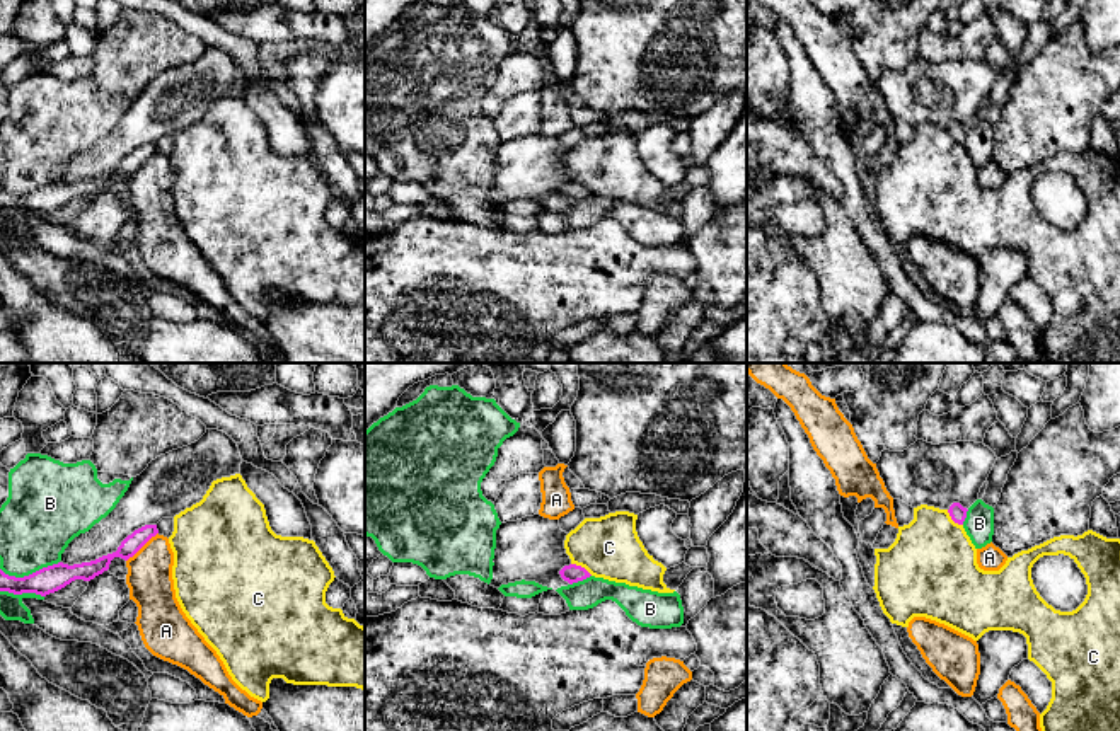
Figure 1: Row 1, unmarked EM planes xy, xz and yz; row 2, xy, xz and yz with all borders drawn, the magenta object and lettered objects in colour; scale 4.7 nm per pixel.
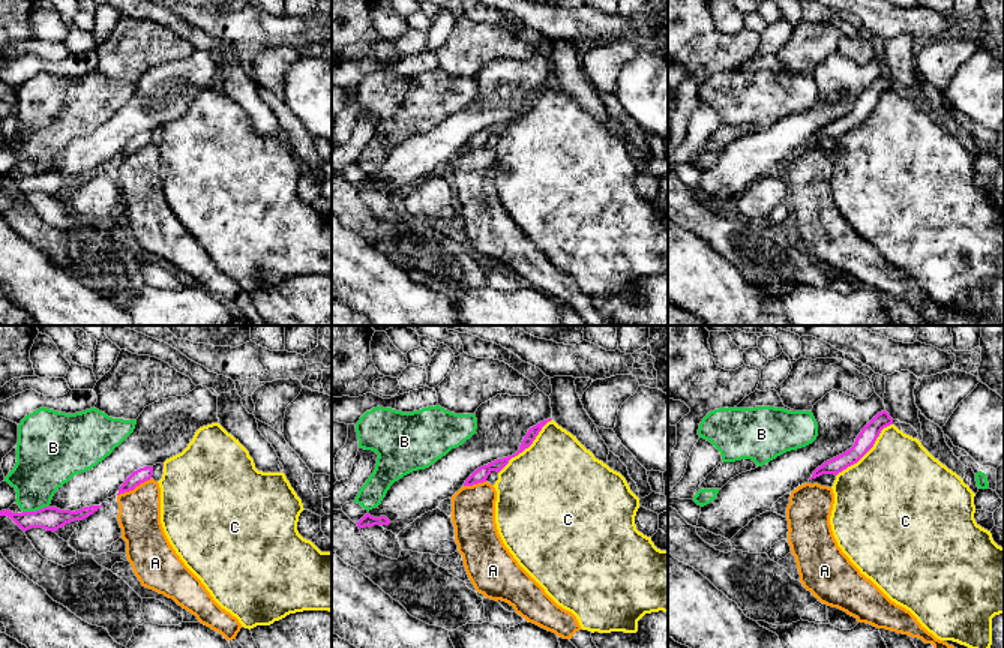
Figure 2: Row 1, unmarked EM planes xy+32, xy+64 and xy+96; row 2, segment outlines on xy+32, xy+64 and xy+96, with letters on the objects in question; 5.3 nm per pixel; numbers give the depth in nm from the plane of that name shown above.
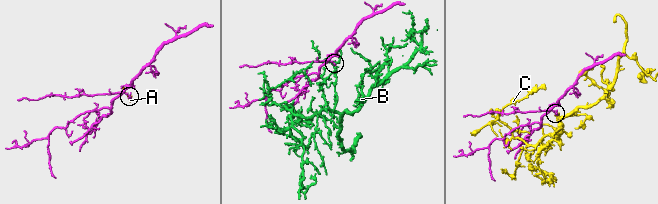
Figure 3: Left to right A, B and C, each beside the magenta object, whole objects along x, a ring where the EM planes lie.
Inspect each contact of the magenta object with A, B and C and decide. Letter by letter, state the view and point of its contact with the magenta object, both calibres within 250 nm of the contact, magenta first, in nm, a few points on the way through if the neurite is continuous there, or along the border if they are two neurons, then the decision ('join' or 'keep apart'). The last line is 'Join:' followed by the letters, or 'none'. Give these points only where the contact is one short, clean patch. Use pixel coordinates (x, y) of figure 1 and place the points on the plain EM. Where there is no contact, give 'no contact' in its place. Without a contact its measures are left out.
A: meets magenta in xy at (142, 164); 90 nm thick on the magenta side, 220 nm on the other; border along xy (157, 150), (127, 179); keep apart
B: meets magenta in xy at (29, 193); 130 nm thick on the magenta side, 360 nm on the other; keep apart
C: meets magenta in xz at (582, 186); 90 nm thick on the magenta side, 300 nm on the other; border along xz (571, 181), (592, 193); keep apart
Join: none

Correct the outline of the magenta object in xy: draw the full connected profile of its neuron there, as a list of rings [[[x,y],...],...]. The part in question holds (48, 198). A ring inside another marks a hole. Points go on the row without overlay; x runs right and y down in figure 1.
[[[145,143],[128,153],[113,172],[73,184],[58,181],[24,196],[9,194],[0,187],[0,210],[9,210],[14,213],[36,211],[46,215],[65,206],[75,198],[90,199],[107,189],[114,176],[128,179],[157,152],[157,143]]]

